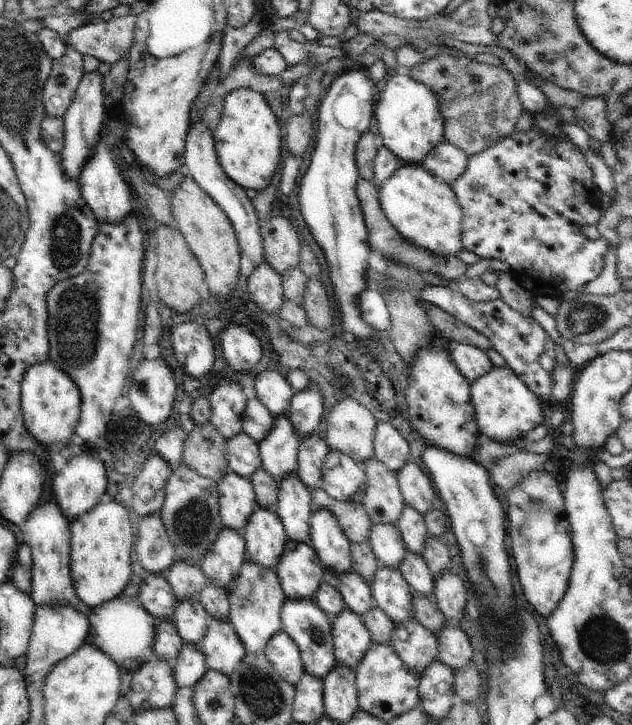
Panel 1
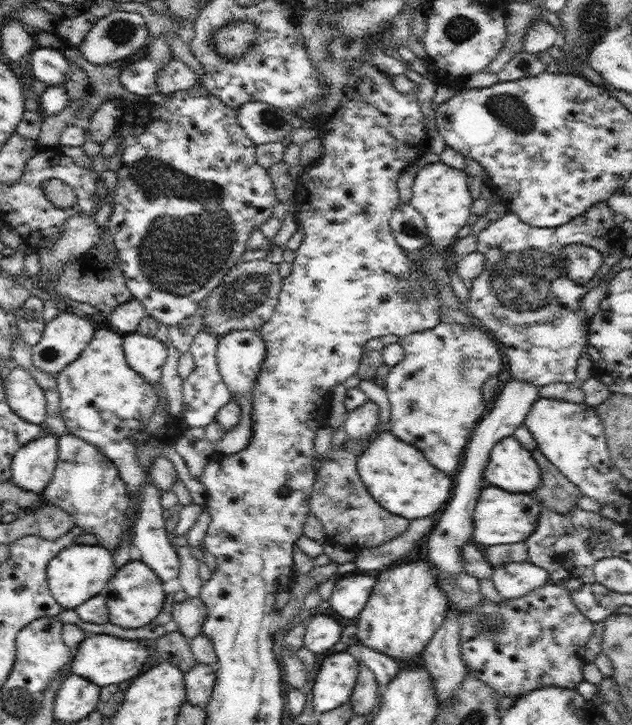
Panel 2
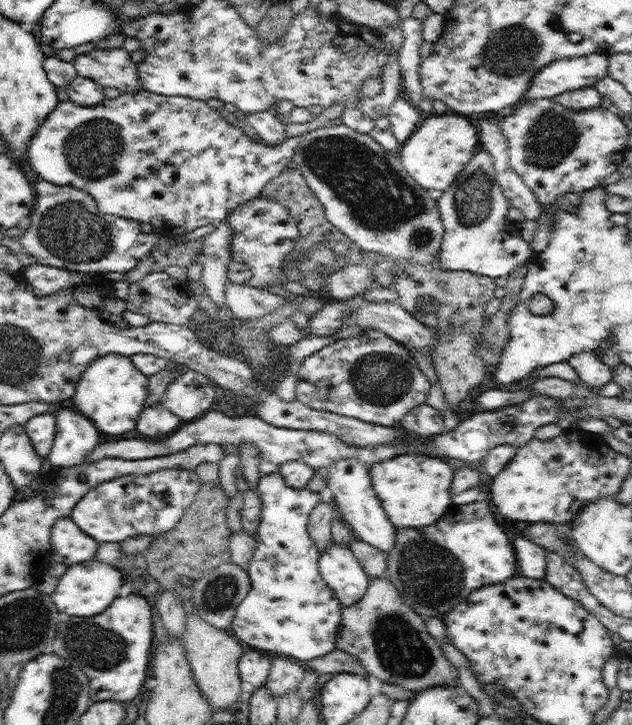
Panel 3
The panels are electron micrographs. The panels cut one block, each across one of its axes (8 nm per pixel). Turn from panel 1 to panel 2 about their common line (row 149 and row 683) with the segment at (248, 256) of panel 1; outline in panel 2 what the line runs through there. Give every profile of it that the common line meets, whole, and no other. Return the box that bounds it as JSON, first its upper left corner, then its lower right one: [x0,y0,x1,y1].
[184,663,216,708]

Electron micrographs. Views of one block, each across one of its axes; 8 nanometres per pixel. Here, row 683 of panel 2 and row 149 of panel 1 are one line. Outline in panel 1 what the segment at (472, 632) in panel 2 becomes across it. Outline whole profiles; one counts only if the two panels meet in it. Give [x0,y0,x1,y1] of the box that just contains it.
[451,129,609,300]

